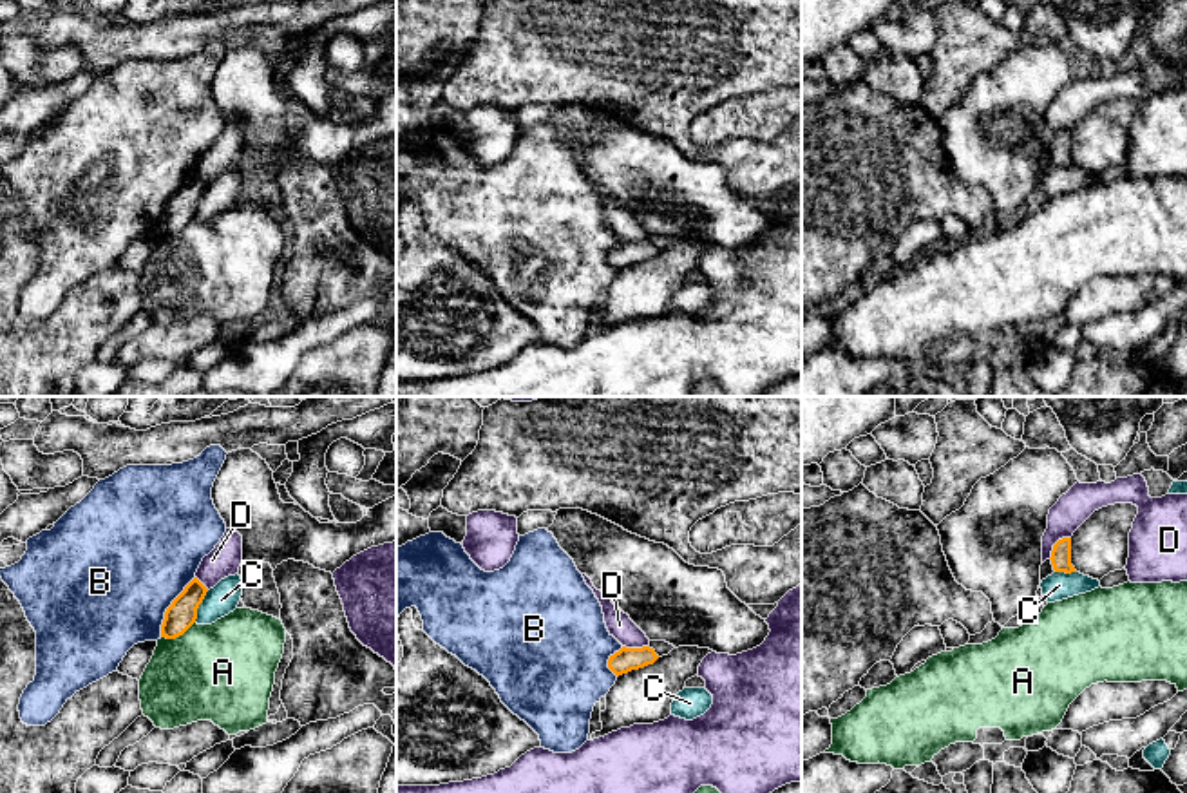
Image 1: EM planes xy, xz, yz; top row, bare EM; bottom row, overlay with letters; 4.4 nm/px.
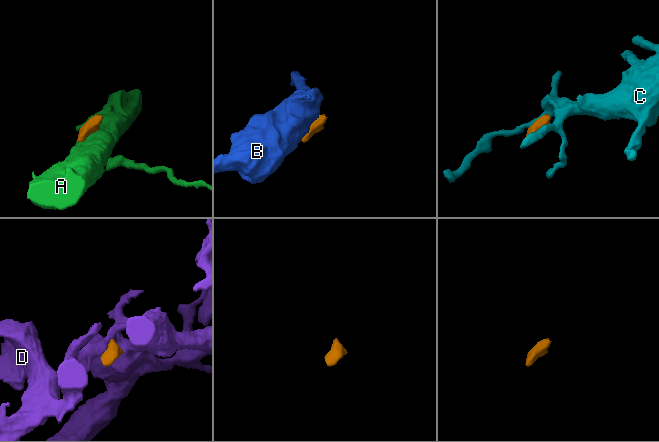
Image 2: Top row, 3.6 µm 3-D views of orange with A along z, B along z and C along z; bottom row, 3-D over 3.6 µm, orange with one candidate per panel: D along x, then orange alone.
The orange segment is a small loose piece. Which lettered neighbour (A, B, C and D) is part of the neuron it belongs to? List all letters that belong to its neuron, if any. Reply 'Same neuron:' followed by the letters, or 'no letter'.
Same neuron: D

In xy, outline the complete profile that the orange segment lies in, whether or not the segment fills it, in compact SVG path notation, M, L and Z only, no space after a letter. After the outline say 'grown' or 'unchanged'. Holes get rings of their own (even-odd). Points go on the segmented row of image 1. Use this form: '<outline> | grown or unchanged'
M226 529L215 549L203 558L195 578L172 601L165 612L161 637L176 639L183 635L197 619L197 608L206 592L221 579L235 576L242 563L242 536L235 529Z | grown

